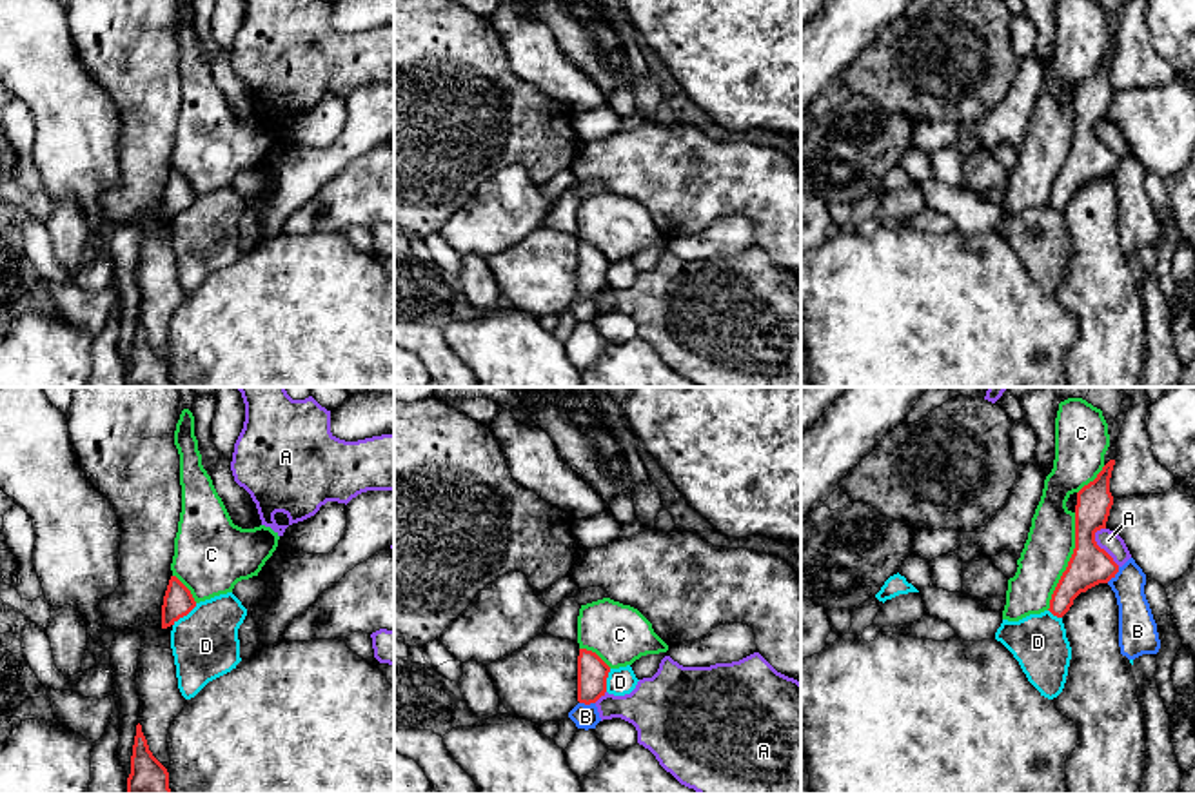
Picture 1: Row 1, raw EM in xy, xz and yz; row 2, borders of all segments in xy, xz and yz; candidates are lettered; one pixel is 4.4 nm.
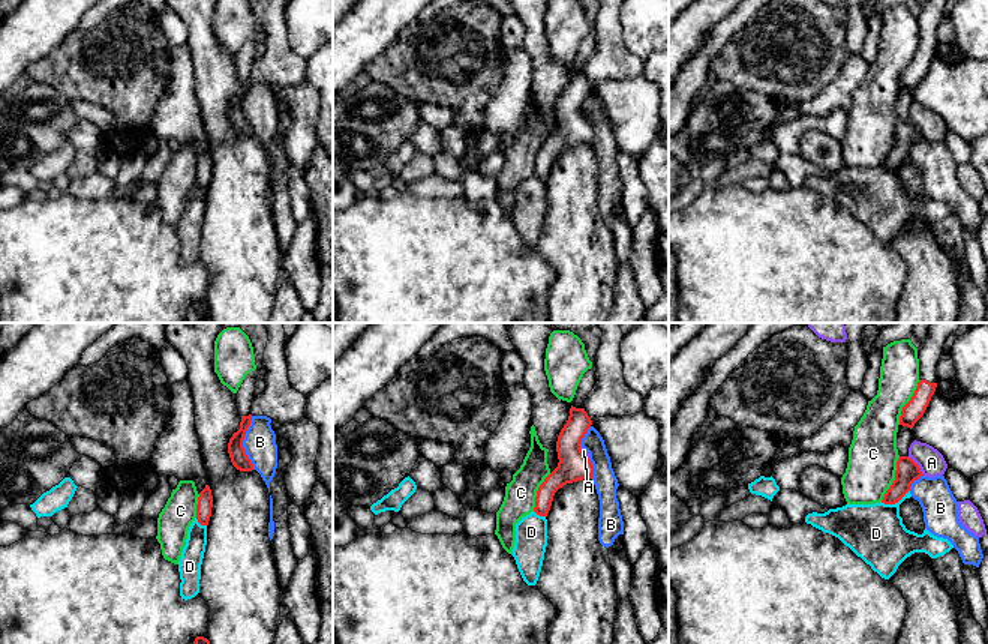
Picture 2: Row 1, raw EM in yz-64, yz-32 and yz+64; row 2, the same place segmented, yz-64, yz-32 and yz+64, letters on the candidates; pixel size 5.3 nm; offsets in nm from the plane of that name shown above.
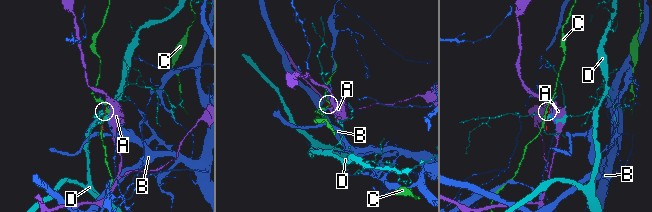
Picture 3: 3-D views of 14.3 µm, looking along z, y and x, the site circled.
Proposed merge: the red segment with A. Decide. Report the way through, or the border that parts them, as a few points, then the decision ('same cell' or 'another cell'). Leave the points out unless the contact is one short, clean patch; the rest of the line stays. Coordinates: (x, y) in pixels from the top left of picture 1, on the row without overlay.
border yz (1097, 122), (1096, 135), (1119, 158); another cell

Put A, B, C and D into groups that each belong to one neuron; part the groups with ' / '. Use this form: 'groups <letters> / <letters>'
groups A / B / C / D

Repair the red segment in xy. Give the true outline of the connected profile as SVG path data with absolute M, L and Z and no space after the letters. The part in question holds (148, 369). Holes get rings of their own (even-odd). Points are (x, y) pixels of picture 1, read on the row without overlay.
M140 316L133 338L127 387L171 387L169 365L149 343Z

